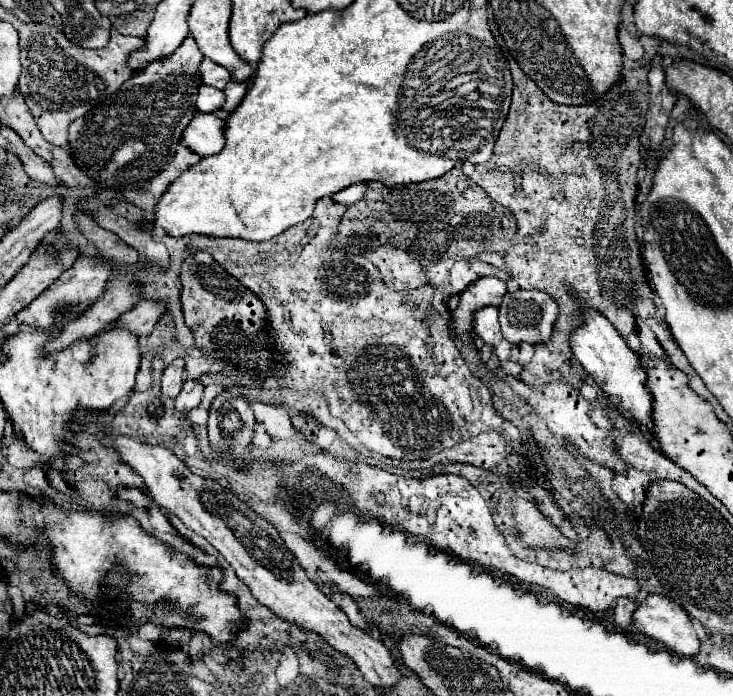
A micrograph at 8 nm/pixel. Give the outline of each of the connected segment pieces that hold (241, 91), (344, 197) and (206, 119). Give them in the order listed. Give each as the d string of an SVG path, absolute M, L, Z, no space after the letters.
M229 81L227 87L223 89L223 93L225 93L225 103L223 103L221 111L231 113L231 111L239 105L239 101L241 101L241 97L245 95L245 89L249 89L249 85L251 85L251 81L249 81L249 83L235 83L235 81Z
M357 183L357 185L349 185L349 187L345 187L343 191L339 191L333 195L333 199L335 199L335 203L345 203L345 205L351 205L351 203L355 203L355 201L359 201L363 195L365 195L365 191L367 191L369 187L367 187L367 183Z
M195 113L181 135L181 143L201 157L219 153L225 145L223 125L225 121L213 113Z

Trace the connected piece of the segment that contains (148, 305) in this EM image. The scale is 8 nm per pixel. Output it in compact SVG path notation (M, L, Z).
M139 301L133 309L129 309L117 321L113 321L111 329L125 329L125 331L133 333L135 337L149 335L161 313L163 313L163 303Z

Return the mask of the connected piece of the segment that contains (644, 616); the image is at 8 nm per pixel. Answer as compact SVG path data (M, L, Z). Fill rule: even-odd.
M649 595L635 611L635 627L647 637L665 643L671 651L695 657L701 649L701 641L695 627L681 605L665 595Z

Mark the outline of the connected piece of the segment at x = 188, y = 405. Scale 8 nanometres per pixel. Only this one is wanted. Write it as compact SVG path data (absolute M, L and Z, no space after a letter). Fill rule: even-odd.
M185 381L181 393L175 397L175 411L181 413L191 411L201 403L201 397L203 397L203 385L199 381Z

